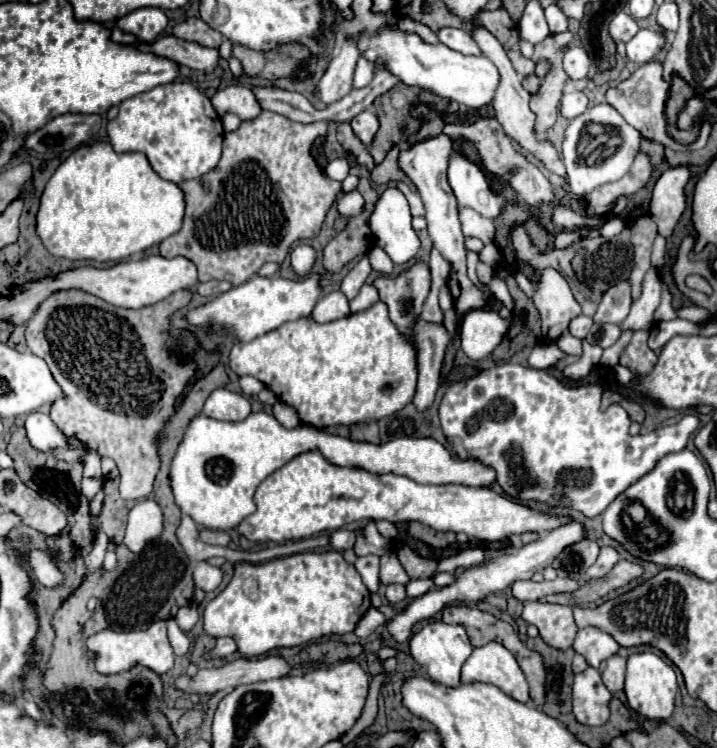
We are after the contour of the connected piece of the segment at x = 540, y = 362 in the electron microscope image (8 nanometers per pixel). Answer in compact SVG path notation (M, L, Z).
M554 341L552 343L540 343L532 349L528 363L536 369L548 369L548 367L556 365L562 357L564 357L564 353L560 351L560 347Z

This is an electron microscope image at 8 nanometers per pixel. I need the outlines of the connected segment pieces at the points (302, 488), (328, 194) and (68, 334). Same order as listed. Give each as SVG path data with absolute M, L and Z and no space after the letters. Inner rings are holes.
M318 449L306 451L296 455L292 461L288 461L284 467L274 471L270 477L266 477L256 493L254 493L254 503L256 511L242 519L238 525L240 535L244 535L250 541L298 541L298 539L308 539L312 535L324 533L324 531L336 531L344 525L350 525L354 521L378 521L386 519L392 523L404 523L404 521L420 521L428 525L430 529L436 531L452 531L452 533L466 533L470 539L478 541L500 541L508 535L514 533L526 533L526 531L536 531L536 533L548 533L564 523L568 519L564 517L548 517L544 513L532 511L530 507L518 505L512 499L498 495L488 489L480 487L468 487L468 485L456 485L456 483L446 483L446 485L422 485L416 483L404 475L394 475L394 473L384 473L384 475L374 475L366 469L360 467L336 467L332 465Z
M244 85L216 91L211 103L219 116L234 113L244 123L240 129L224 135L222 159L216 169L204 177L180 183L180 189L186 193L184 225L176 235L160 243L160 255L168 259L190 259L198 267L200 281L226 279L232 285L240 285L258 273L264 263L282 263L296 241L316 237L326 213L342 195L342 185L332 181L318 163L306 155L304 147L302 155L298 151L300 147L296 147L296 151L288 149L284 159L270 157L270 151L276 151L276 147L268 147L266 155L262 147L312 145L320 135L326 135L328 121L304 125L284 115L262 111L254 91ZM228 155L232 155L232 163L228 163Z
M68 289L68 291L56 291L56 293L52 293L52 295L38 307L38 311L34 313L34 317L32 317L32 319L28 321L28 325L26 325L26 343L28 343L28 349L30 349L34 355L42 357L42 359L48 363L48 367L50 367L50 371L52 371L52 377L56 379L56 383L58 383L58 385L62 387L62 391L66 393L66 399L60 399L60 401L56 401L56 403L52 405L52 411L50 411L52 421L64 431L64 435L76 437L78 441L82 441L84 445L88 445L92 451L100 453L100 457L110 457L110 459L116 461L118 471L120 471L120 495L122 495L126 501L142 501L142 499L146 499L146 493L152 491L152 483L154 483L154 477L156 477L158 467L160 467L160 457L158 457L158 453L156 453L156 435L164 429L168 417L174 413L174 403L176 403L176 399L182 395L182 391L186 389L190 377L194 375L194 365L192 365L192 363L180 365L178 357L170 355L170 353L164 349L166 341L170 339L170 337L166 335L168 317L170 317L174 311L186 307L188 303L190 303L190 291L184 291L184 289L182 289L182 291L176 291L174 295L170 295L168 299L160 301L160 303L156 303L156 305L150 305L150 307L142 307L142 309L120 309L120 307L114 307L114 305L106 303L104 299L100 299L100 297L96 297L96 295L84 293L84 291L80 291L80 289Z

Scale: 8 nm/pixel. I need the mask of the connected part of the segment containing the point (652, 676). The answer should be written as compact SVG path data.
M644 651L644 653L634 653L628 657L628 669L626 669L626 697L628 705L638 711L640 715L648 719L668 719L674 711L674 697L678 691L676 683L676 673L674 669L656 653Z

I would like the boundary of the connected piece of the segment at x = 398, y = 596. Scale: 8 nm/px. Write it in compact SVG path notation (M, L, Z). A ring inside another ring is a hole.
M388 585L386 587L386 599L392 603L392 605L398 605L398 603L402 603L404 599L406 599L406 589L404 589L404 585Z

